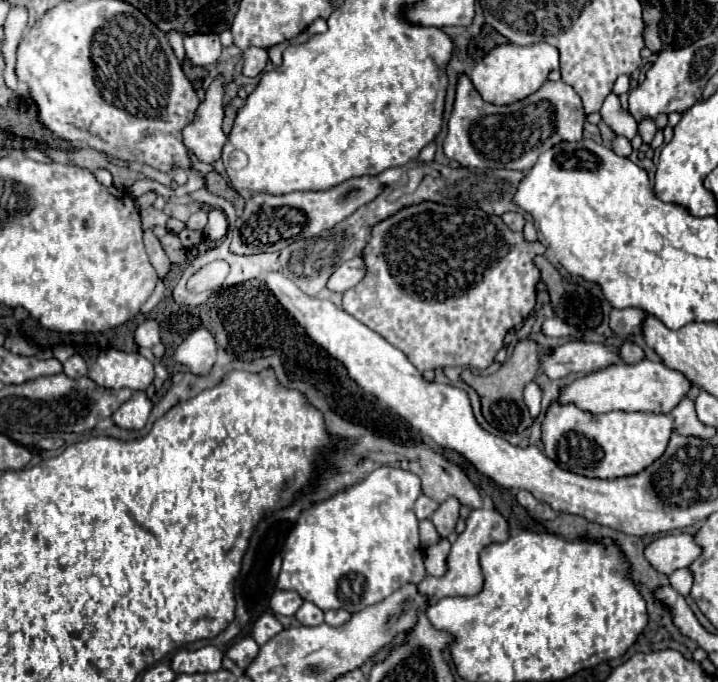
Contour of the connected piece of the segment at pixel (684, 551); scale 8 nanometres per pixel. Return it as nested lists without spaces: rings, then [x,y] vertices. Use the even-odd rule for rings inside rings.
[[[669,534],[651,542],[645,550],[645,558],[661,574],[673,574],[679,568],[687,568],[701,556],[701,546],[691,534]]]

